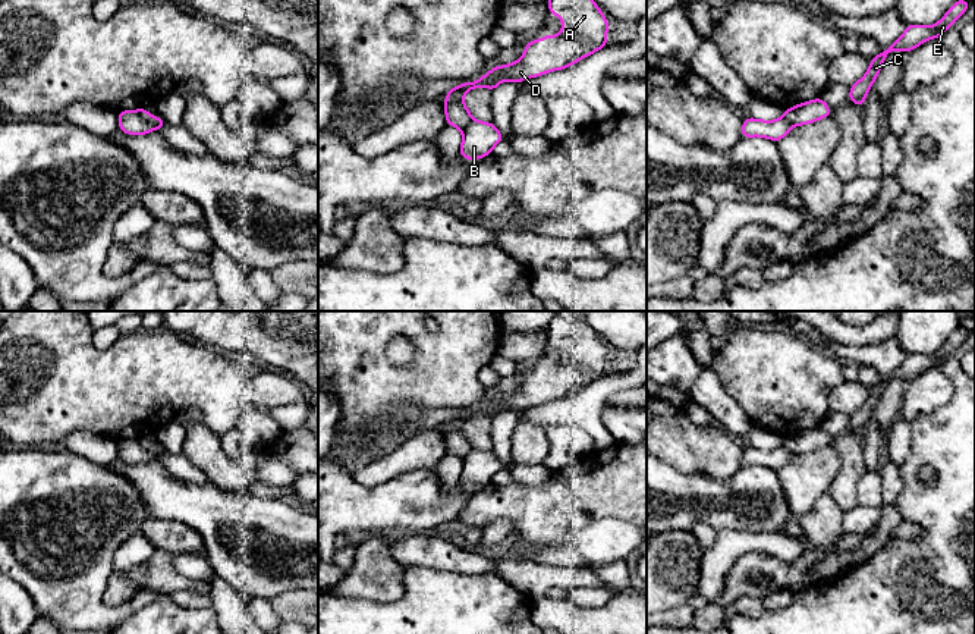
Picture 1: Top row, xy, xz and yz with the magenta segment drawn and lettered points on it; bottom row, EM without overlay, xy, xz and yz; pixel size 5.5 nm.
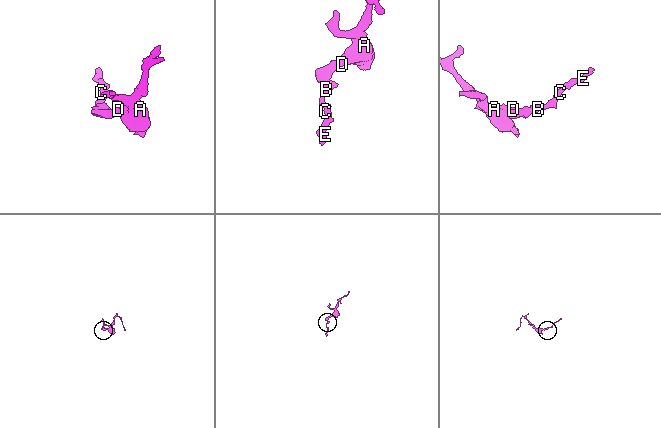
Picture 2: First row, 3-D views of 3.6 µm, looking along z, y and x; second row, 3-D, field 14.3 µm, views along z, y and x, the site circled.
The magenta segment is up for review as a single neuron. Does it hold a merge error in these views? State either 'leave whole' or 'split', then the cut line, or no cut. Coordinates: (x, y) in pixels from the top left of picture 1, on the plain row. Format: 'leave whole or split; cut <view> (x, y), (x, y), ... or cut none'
split; cut xy (137, 439), (153, 458)

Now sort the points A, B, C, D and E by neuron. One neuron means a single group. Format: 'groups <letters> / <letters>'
groups A D / B C E

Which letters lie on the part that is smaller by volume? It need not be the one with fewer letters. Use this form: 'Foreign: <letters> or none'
Foreign: B, C, E

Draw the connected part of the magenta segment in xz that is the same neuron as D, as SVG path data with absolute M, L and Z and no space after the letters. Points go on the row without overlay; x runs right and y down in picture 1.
M585 311L554 313L547 335L551 343L562 346L562 362L529 368L519 389L496 395L475 411L463 409L450 417L443 431L449 455L465 458L474 449L463 430L469 418L496 420L504 409L519 412L562 399L608 374L608 348L585 320Z

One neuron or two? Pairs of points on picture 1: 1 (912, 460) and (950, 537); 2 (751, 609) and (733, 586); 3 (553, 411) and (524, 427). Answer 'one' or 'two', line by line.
1: one
2: two
3: two

